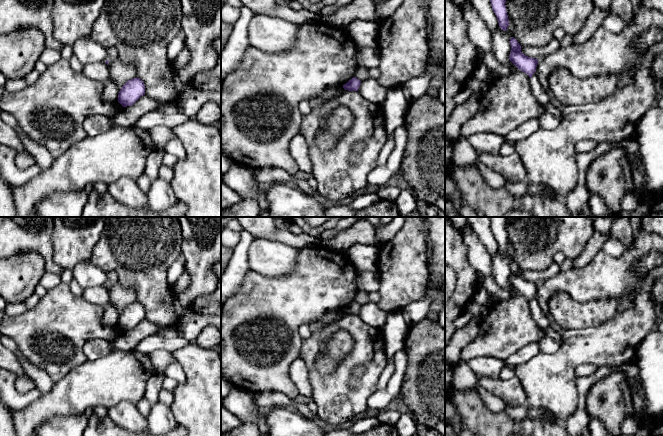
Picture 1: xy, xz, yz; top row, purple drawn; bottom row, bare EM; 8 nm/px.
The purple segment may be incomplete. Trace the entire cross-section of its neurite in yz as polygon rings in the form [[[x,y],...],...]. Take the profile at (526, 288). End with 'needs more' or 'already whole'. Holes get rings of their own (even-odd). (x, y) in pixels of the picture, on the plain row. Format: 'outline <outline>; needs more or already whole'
outline [[[513,261],[510,263],[511,276],[510,285],[522,296],[526,297],[530,302],[536,295],[538,284],[528,281],[521,276],[521,269]]]; already whole

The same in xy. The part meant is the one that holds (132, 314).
outline [[[140,302],[127,305],[118,318],[118,326],[123,330],[132,330],[141,320],[145,319],[145,309]]]; already whole

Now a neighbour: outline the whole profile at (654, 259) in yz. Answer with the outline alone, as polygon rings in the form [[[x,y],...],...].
[[[652,251],[642,257],[634,266],[634,271],[639,276],[645,276],[649,271],[663,264],[663,253]]]

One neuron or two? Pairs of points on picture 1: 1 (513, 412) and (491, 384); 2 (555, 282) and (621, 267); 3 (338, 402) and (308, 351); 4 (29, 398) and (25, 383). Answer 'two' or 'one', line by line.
1: two
2: one
3: one
4: two

